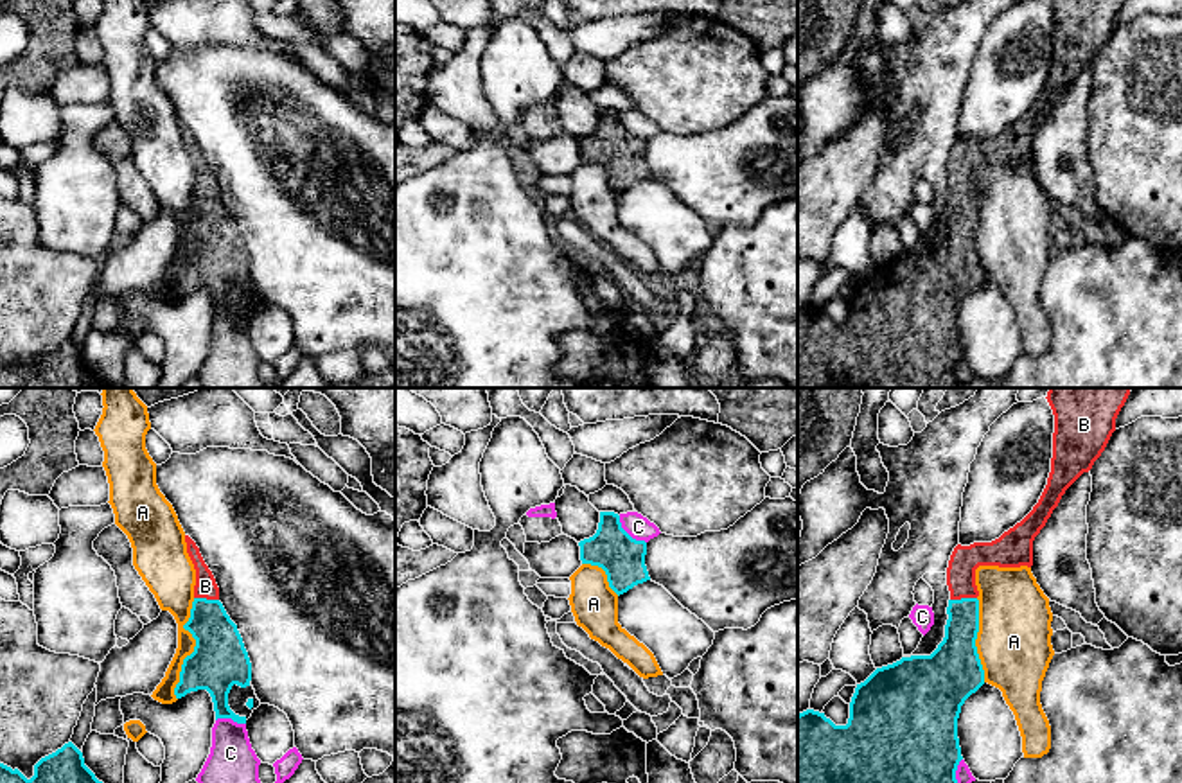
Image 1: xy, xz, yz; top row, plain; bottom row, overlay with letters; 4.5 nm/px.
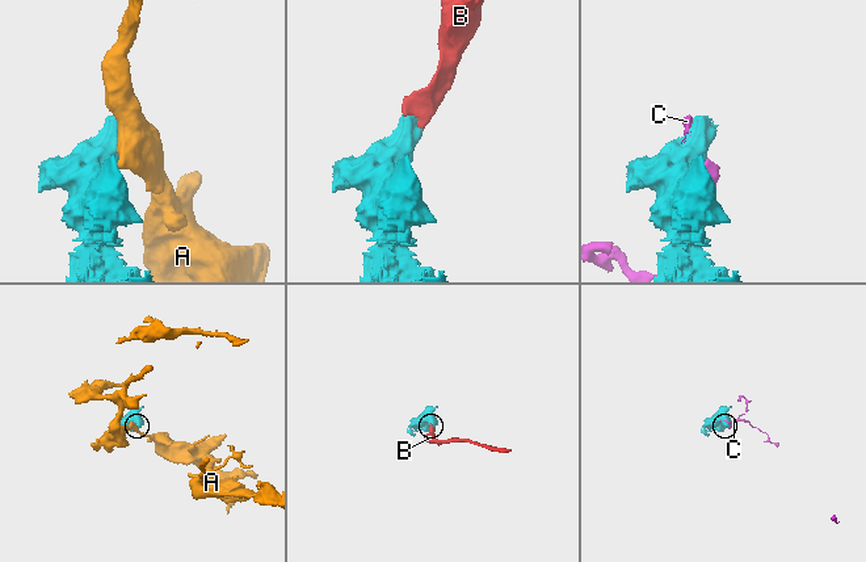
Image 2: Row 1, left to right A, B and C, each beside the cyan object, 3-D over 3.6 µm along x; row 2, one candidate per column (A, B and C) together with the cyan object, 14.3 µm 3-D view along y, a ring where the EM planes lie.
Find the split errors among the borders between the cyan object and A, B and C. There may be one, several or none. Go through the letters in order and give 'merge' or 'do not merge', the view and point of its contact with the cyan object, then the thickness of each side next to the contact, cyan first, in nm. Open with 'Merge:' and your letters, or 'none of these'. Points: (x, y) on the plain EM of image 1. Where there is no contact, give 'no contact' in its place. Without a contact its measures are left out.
Merge: B
A: do not merge; meets cyan in xy at (194, 246); 260 nm thick on the cyan side, 150 nm on the other
B: merge; meets cyan in yz at (963, 196); 180 nm thick on the cyan side, 130 nm on the other
C: do not merge; meets cyan in xz at (627, 131); 200 nm thick on the cyan side, 110 nm on the other

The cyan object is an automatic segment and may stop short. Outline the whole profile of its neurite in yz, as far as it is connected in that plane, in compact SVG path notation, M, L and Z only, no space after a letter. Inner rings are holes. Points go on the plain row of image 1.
M1049 0L1054 13L1053 56L1047 83L1033 108L1013 126L992 140L957 142L947 165L950 198L947 205L945 235L931 253L911 253L877 266L864 280L857 282L850 300L846 323L835 323L825 311L807 307L798 312L798 388L959 388L956 368L961 354L957 316L965 298L984 282L984 268L977 251L979 189L975 167L979 163L1020 165L1033 163L1033 138L1045 124L1065 88L1105 48L1116 16L1125 0Z

